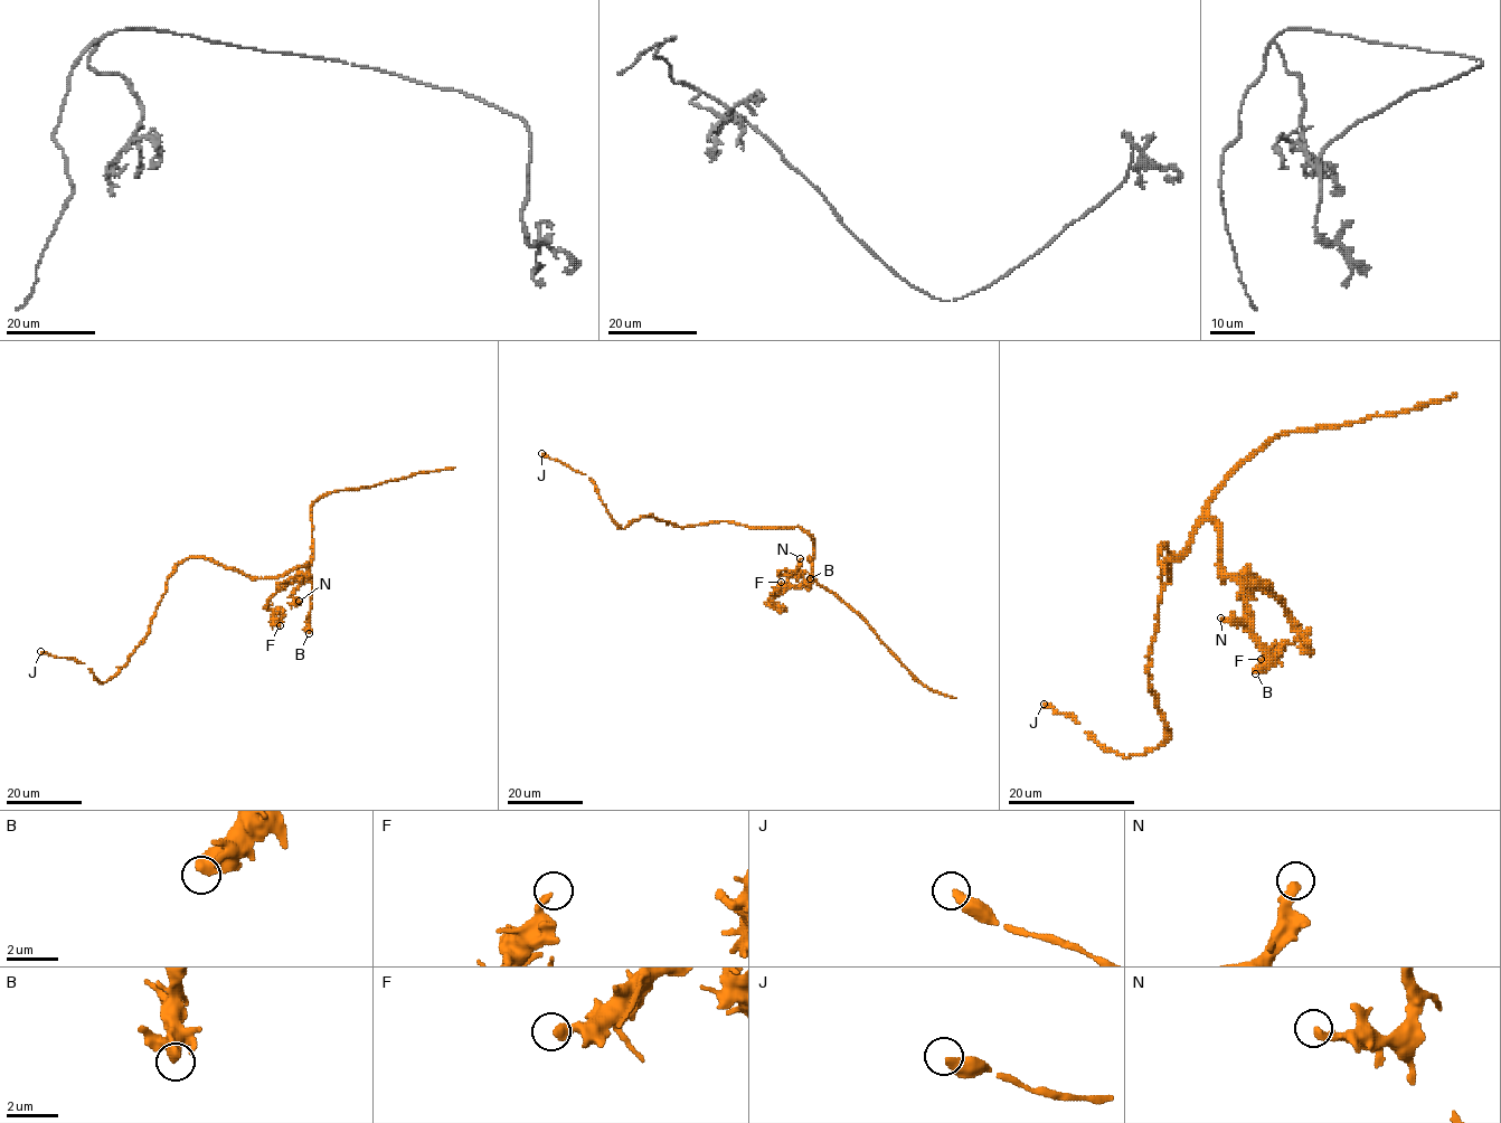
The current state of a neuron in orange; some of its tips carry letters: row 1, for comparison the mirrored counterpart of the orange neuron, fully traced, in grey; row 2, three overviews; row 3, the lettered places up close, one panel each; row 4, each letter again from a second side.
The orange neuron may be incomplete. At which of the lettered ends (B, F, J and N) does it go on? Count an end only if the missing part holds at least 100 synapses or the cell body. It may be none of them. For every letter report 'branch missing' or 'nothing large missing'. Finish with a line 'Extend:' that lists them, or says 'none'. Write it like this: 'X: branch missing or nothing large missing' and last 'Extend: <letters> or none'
B: nothing large missing
F: nothing large missing
J: nothing large missing
N: nothing large missing
Extend: none

